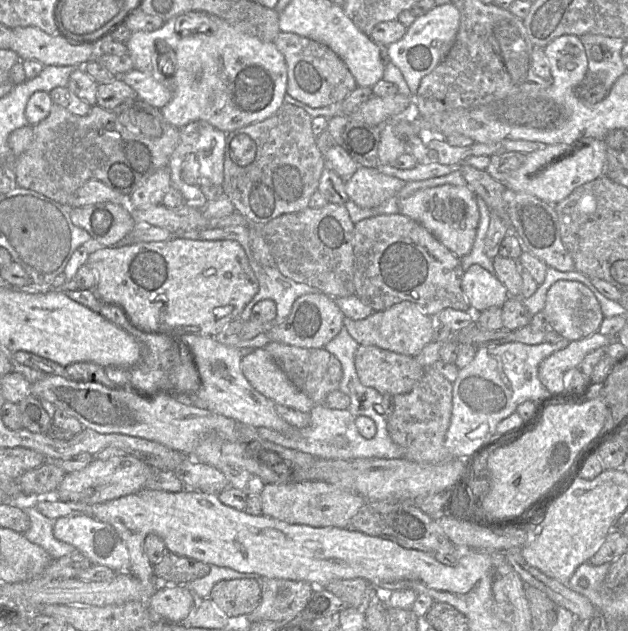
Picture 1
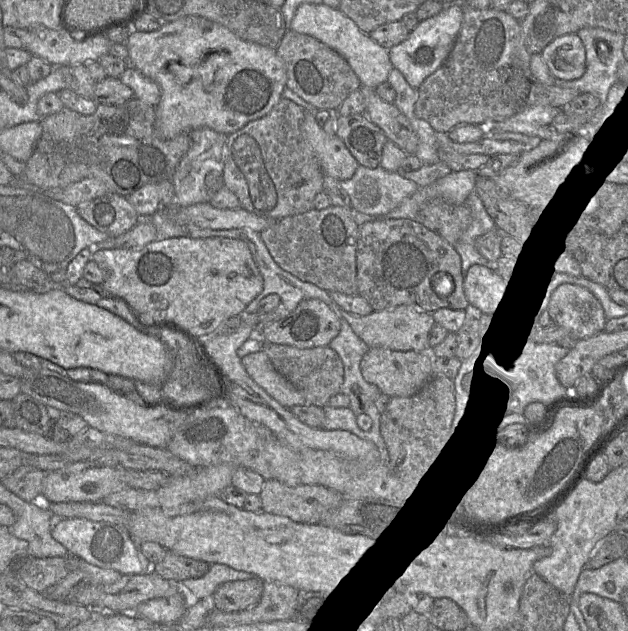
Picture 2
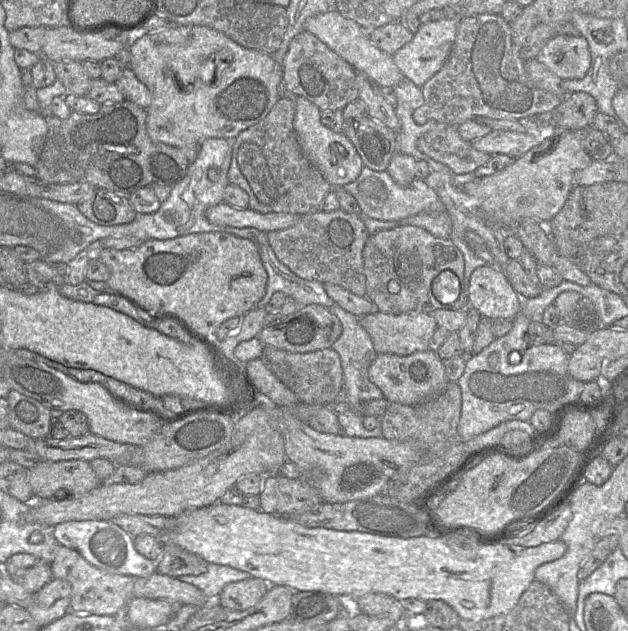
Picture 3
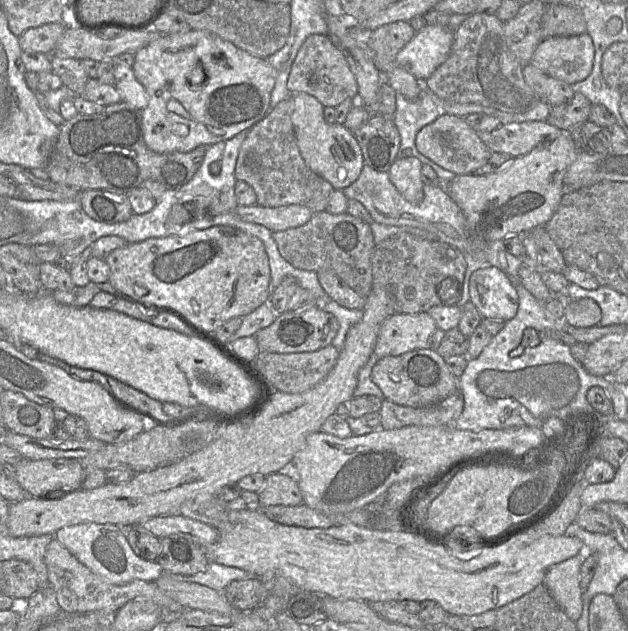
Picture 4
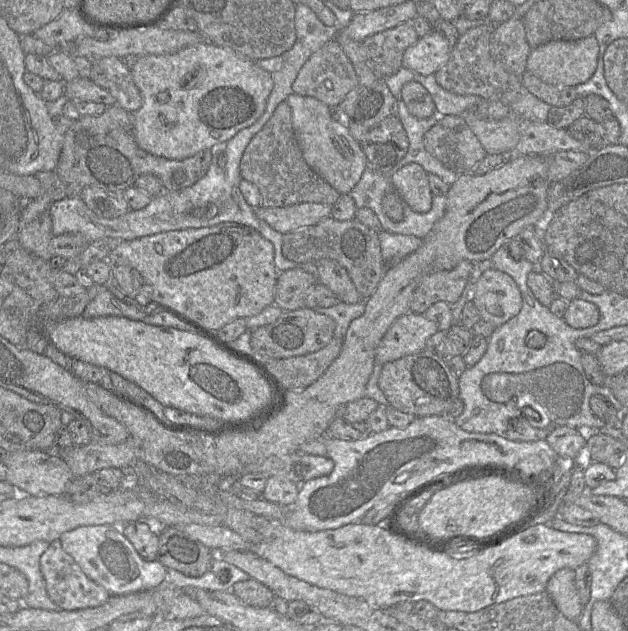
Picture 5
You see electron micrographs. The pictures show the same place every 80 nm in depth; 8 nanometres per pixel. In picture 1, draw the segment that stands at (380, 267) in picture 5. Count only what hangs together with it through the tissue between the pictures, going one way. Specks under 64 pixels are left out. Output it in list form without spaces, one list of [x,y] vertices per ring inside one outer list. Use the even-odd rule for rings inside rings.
[[[329,202],[320,208],[307,207],[283,214],[265,224],[253,225],[269,245],[276,266],[284,276],[335,299],[355,294],[352,245],[355,223],[344,204]]]

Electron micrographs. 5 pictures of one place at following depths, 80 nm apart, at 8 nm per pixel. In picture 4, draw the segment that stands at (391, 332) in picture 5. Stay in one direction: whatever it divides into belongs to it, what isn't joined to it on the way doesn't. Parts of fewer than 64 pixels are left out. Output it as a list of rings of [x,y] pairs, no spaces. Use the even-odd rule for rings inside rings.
[[[427,312],[395,313],[381,324],[374,353],[379,360],[426,348],[428,338],[437,328]]]

